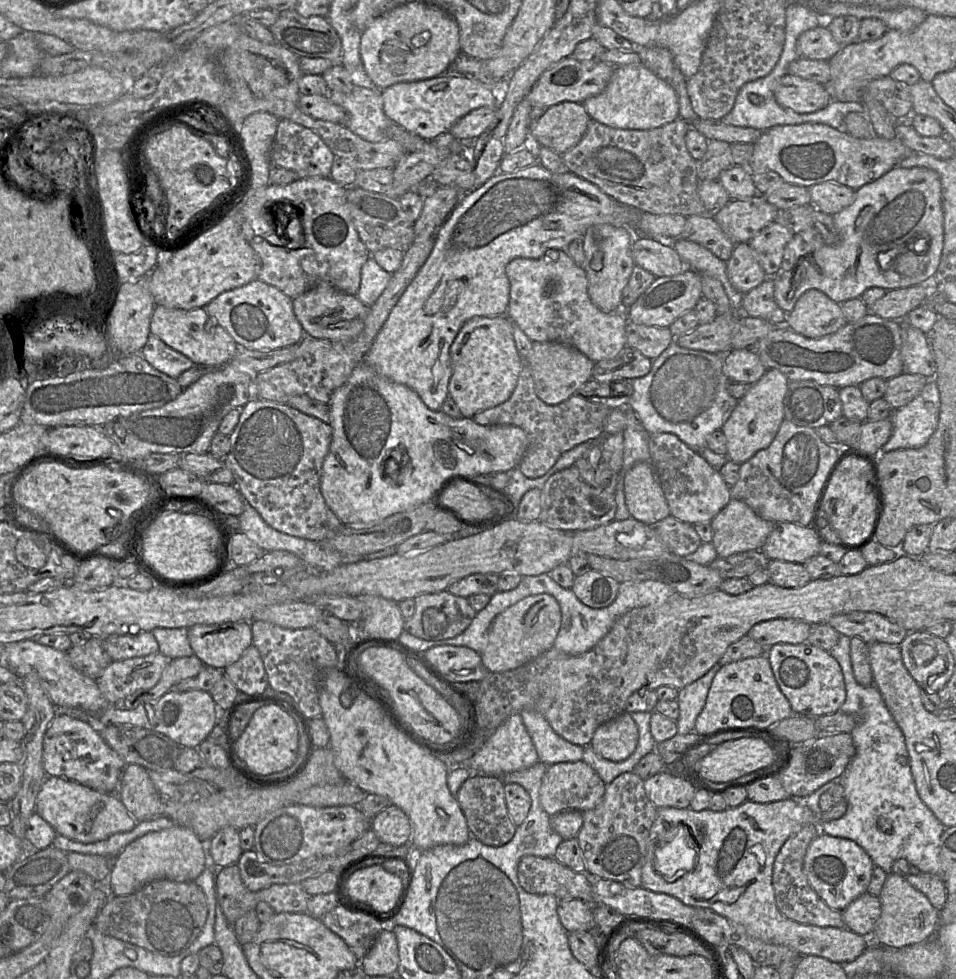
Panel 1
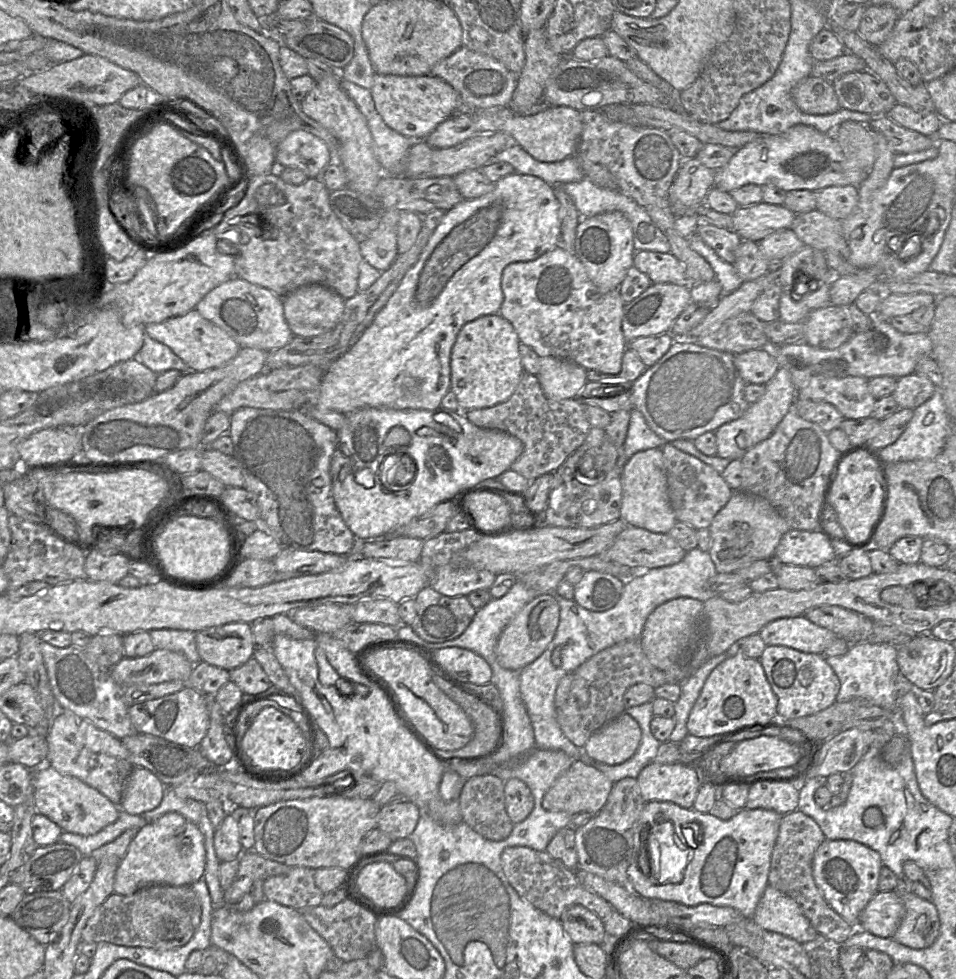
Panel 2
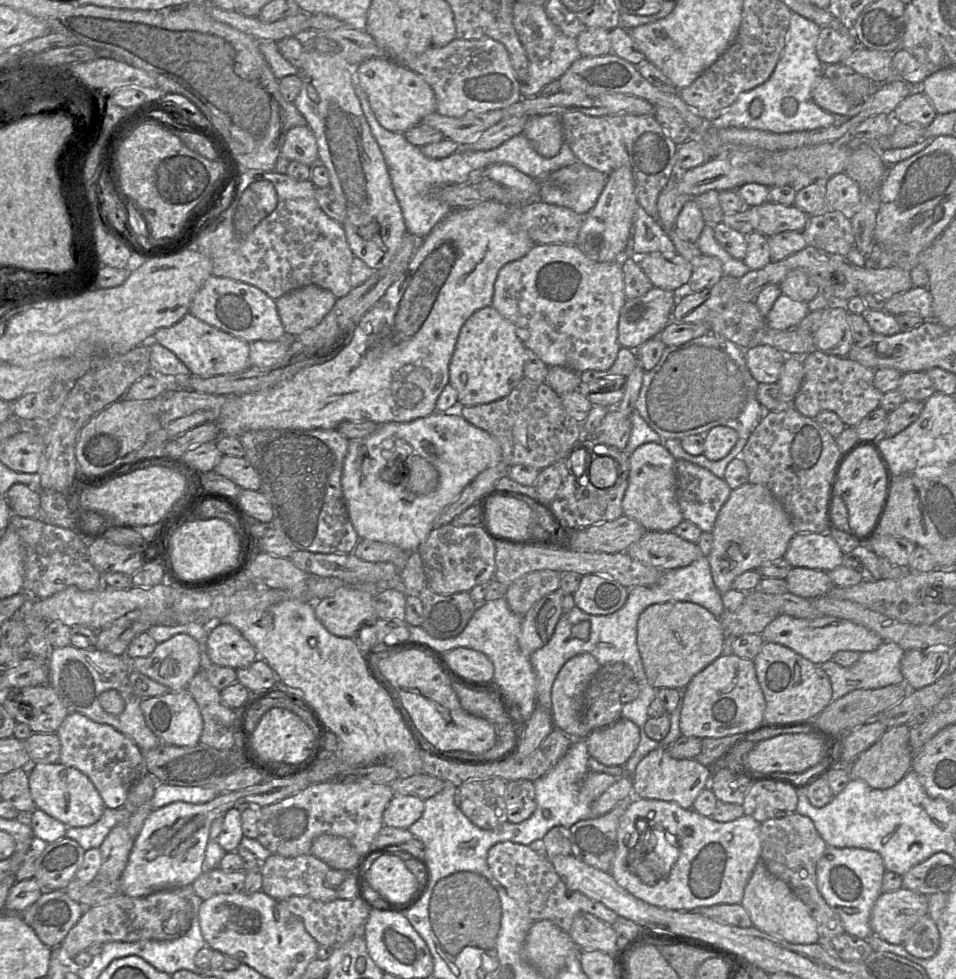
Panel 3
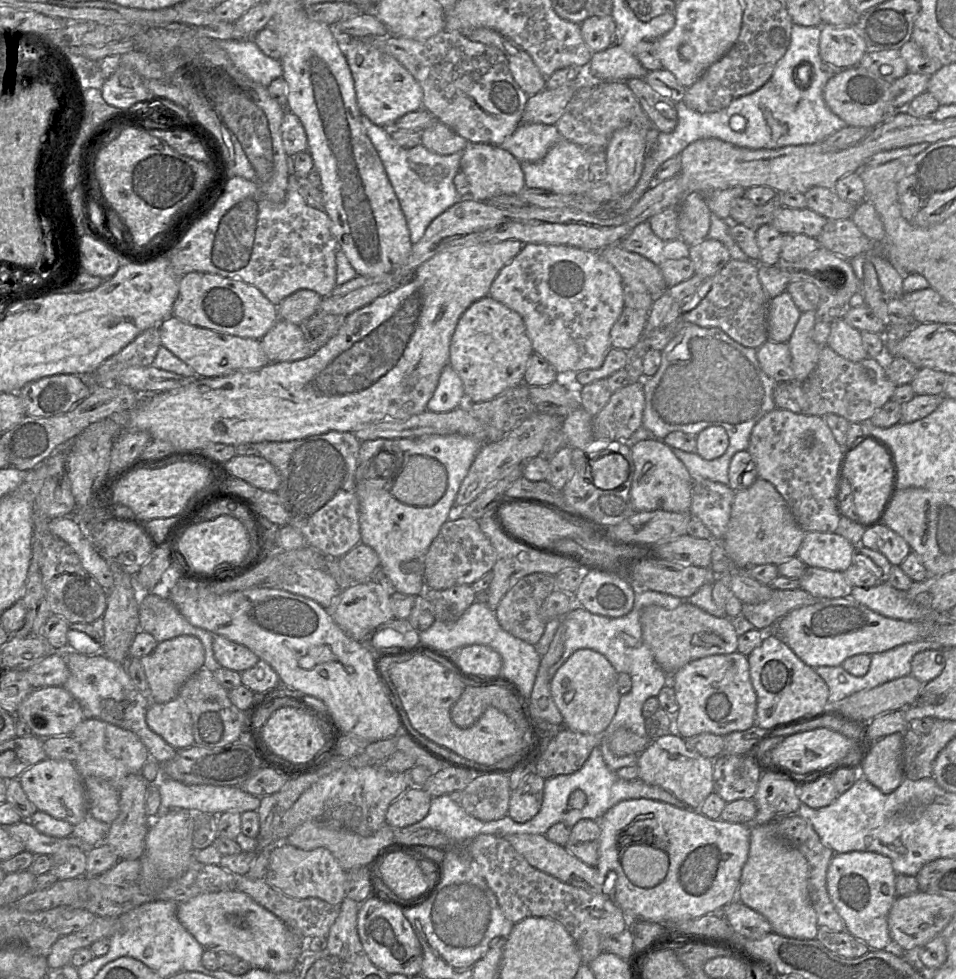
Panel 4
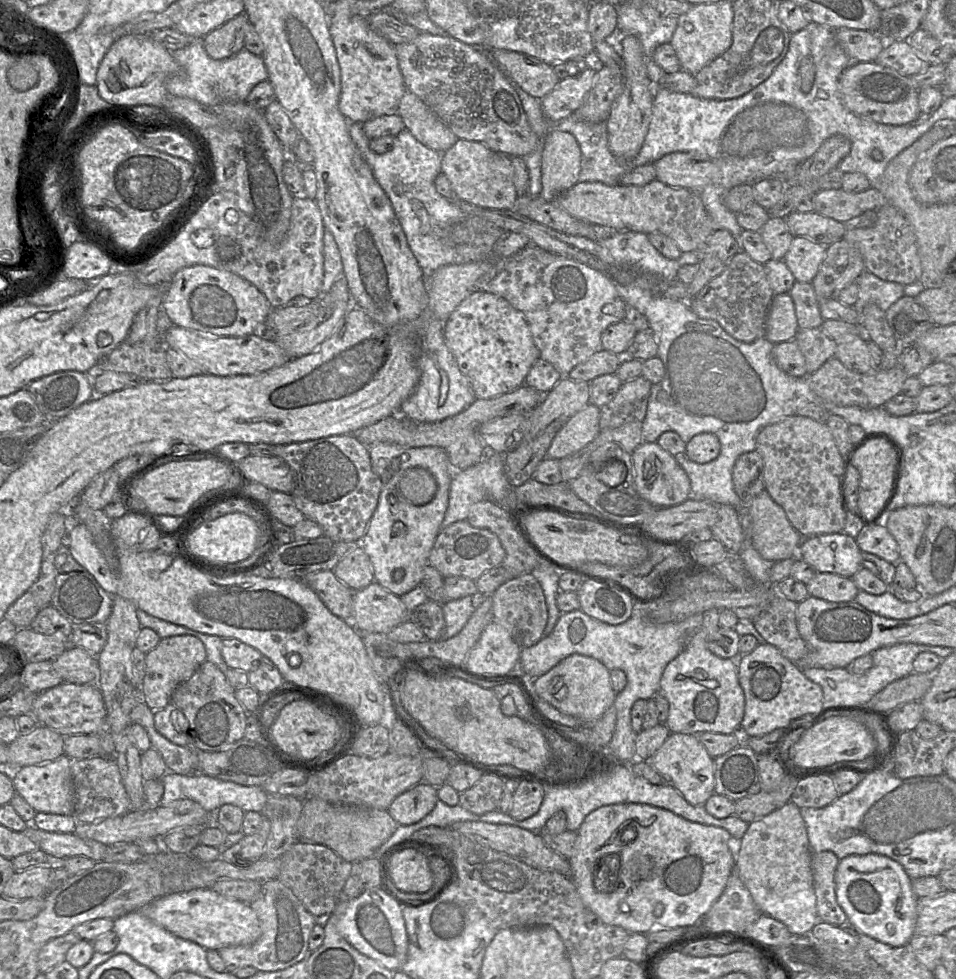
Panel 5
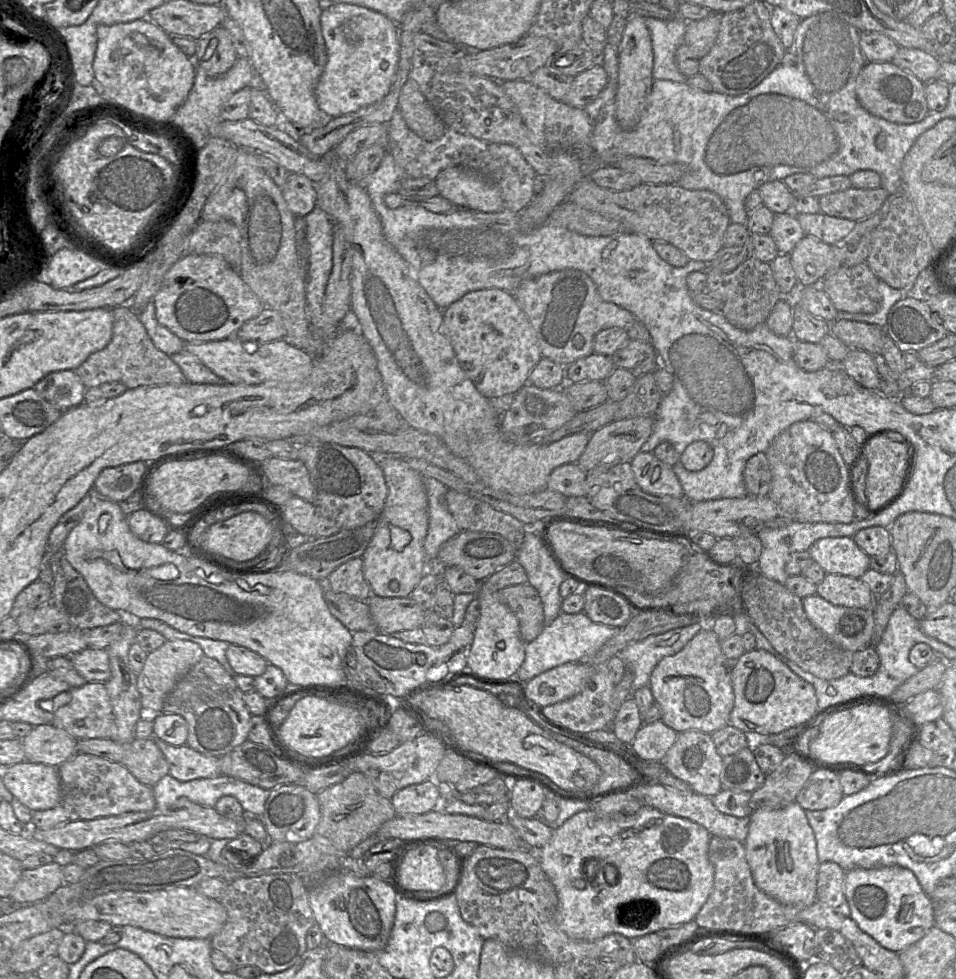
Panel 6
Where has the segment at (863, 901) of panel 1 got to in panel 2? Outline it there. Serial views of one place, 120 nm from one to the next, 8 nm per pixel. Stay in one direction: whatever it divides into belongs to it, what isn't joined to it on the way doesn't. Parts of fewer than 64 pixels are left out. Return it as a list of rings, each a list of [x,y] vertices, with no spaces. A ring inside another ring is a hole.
[[[897,890],[878,891],[862,911],[857,929],[892,938],[904,914],[904,903]]]

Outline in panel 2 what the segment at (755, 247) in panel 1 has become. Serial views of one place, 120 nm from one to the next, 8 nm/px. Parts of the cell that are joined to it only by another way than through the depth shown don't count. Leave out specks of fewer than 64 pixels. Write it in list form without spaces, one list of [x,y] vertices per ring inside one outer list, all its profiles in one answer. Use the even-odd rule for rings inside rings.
[[[792,228],[777,231],[758,244],[767,259],[769,270],[777,274],[785,259],[804,246]]]

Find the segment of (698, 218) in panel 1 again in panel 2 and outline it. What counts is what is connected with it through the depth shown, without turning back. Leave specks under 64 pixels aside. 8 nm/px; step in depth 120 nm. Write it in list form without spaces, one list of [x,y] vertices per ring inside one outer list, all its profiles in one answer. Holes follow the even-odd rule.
[[[700,223],[696,234],[710,246],[719,257],[733,264],[736,250],[742,242],[741,237],[732,229],[718,227],[712,224]]]

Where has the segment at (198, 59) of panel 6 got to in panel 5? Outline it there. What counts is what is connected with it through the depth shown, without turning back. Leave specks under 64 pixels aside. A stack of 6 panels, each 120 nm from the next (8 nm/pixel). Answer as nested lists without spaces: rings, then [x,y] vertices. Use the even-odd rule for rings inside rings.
[[[242,13],[205,35],[202,43],[209,57],[222,60],[243,49],[248,24],[247,16]]]

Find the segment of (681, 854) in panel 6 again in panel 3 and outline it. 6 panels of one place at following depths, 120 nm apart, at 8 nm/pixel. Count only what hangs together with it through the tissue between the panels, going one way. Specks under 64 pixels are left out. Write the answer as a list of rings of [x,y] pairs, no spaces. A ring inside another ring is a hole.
[[[635,797],[619,821],[610,873],[630,894],[659,908],[694,911],[717,904],[741,904],[745,886],[761,859],[760,826],[749,815],[731,822],[718,822],[674,802]],[[640,818],[646,819],[649,825],[645,832],[637,828]],[[652,830],[664,833],[675,847],[669,866],[656,866],[656,871],[647,859],[637,856],[637,850],[632,850],[643,837],[649,846]]]

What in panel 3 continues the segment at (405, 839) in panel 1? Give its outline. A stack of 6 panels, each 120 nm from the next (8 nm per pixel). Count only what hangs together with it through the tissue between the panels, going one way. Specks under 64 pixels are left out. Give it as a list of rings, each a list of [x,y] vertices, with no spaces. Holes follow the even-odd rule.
[[[394,796],[384,810],[384,825],[408,829],[422,816],[424,801],[415,796]]]

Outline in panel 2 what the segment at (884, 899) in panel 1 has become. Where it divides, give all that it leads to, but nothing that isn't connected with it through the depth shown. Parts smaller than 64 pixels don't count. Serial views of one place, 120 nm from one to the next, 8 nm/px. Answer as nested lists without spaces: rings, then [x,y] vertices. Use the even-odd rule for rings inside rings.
[[[902,883],[897,891],[904,903],[905,914],[892,938],[913,949],[931,946],[940,931],[937,908],[932,901],[918,897]]]

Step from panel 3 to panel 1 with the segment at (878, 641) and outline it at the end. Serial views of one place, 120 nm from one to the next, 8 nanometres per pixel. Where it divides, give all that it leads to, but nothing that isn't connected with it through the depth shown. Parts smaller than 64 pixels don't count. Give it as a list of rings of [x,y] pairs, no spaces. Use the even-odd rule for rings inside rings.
[[[771,619],[755,624],[746,635],[767,649],[775,644],[807,641],[811,625],[795,619]]]

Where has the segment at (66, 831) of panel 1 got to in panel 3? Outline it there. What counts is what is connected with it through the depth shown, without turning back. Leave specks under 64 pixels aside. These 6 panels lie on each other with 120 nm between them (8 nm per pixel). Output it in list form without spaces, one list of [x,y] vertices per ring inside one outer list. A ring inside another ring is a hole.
[[[31,763],[28,769],[30,794],[35,804],[67,827],[85,827],[97,822],[106,806],[87,775],[77,768],[56,763]]]

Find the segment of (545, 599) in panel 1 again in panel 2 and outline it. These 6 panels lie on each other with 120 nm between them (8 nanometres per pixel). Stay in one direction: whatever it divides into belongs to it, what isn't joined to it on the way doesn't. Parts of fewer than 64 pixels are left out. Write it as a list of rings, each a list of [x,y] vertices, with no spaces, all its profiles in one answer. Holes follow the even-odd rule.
[[[551,593],[541,594],[525,605],[499,636],[495,648],[499,665],[509,670],[522,670],[537,659],[554,637],[559,615],[559,604]]]

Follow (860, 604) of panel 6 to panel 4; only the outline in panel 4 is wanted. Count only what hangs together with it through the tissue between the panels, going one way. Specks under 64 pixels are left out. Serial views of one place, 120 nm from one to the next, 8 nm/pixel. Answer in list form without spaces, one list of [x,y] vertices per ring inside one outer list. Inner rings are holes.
[[[807,567],[798,581],[800,589],[820,599],[849,597],[853,589],[843,572],[816,567]]]

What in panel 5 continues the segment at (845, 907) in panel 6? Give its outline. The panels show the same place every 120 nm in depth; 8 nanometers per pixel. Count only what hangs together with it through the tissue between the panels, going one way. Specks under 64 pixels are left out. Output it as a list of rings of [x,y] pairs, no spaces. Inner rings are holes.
[[[830,851],[812,853],[813,886],[820,921],[847,926],[847,916],[836,899],[835,872],[839,858]]]

